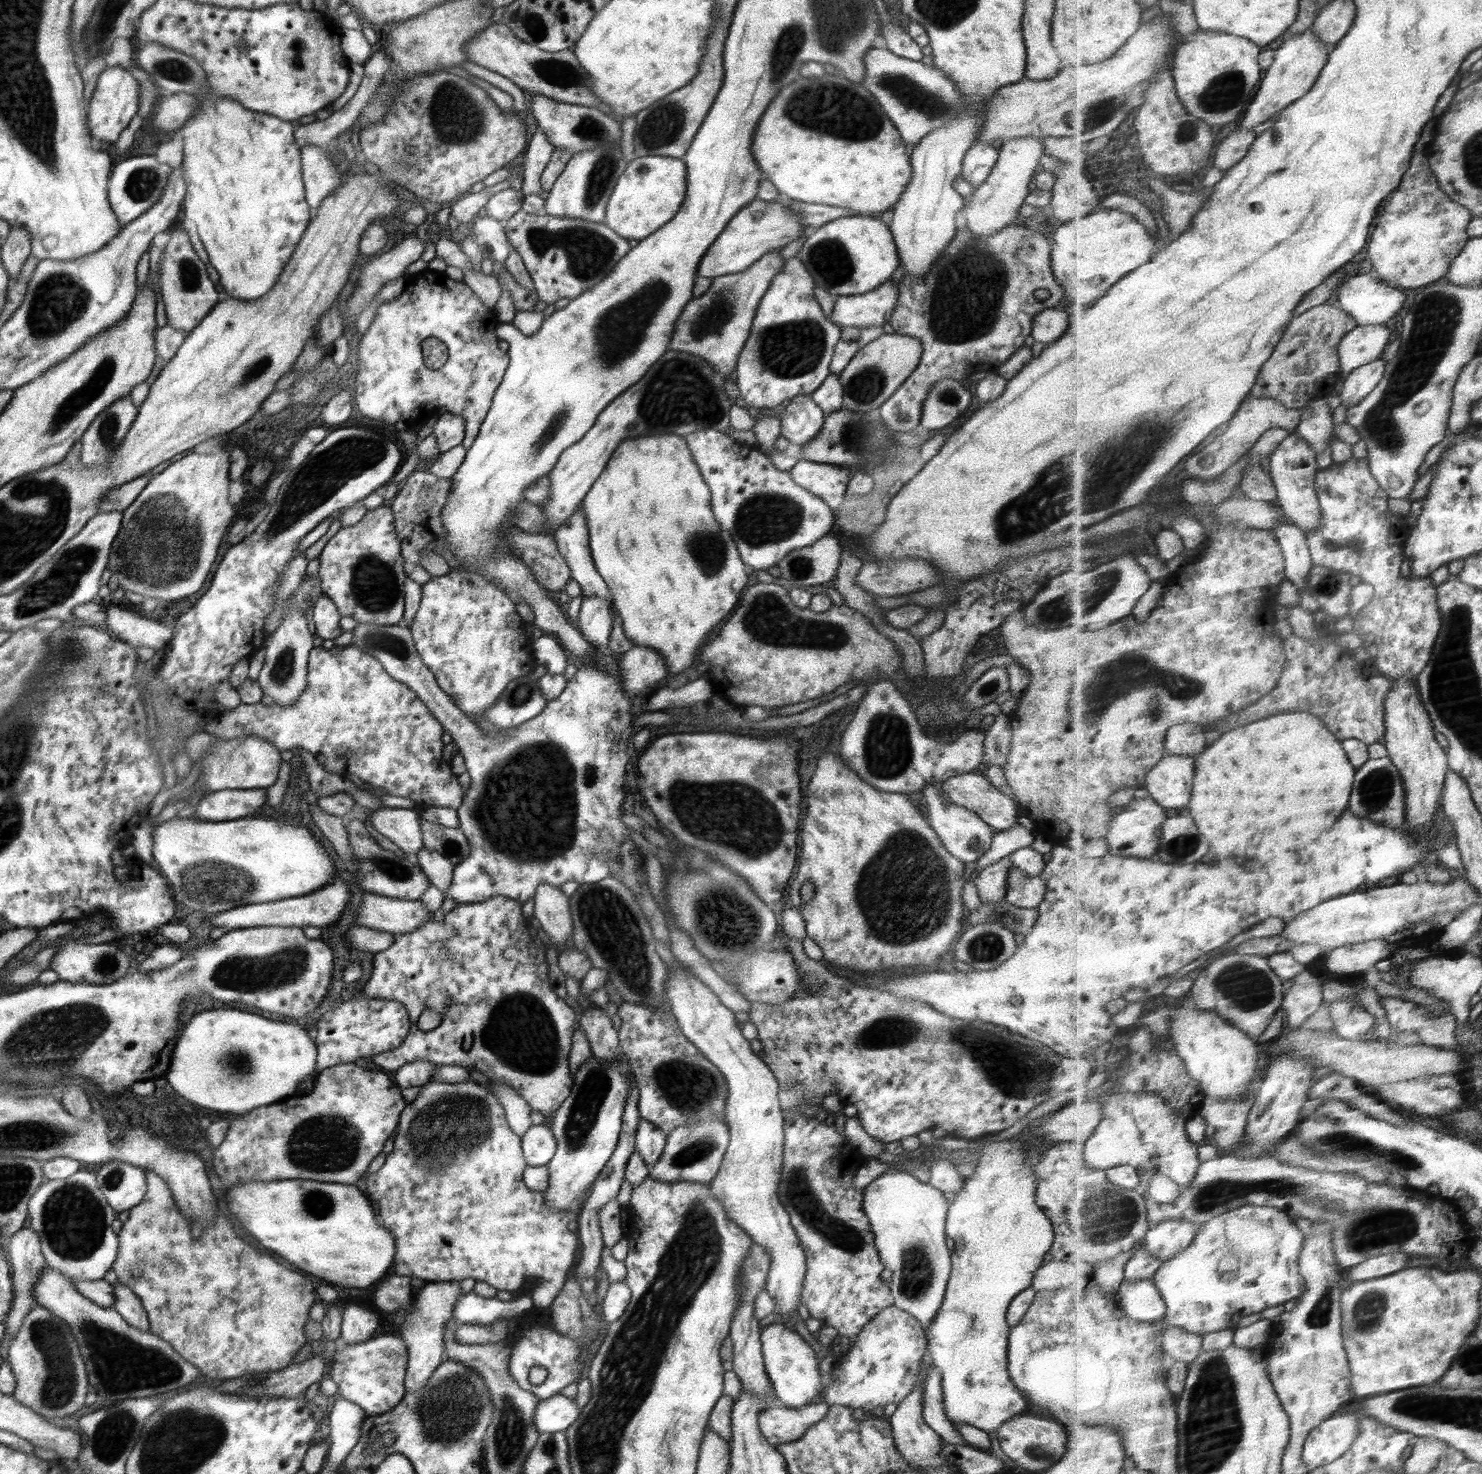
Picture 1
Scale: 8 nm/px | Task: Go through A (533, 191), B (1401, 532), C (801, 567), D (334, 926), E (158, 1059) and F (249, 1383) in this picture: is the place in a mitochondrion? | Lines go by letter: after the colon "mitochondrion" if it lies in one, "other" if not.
A: other
B: other
C: mitochondrion
D: other
E: other
F: mitochondrion

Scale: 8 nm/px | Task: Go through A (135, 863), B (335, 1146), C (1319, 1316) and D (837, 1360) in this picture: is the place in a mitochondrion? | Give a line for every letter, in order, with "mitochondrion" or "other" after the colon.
A: other
B: mitochondrion
C: mitochondrion
D: other

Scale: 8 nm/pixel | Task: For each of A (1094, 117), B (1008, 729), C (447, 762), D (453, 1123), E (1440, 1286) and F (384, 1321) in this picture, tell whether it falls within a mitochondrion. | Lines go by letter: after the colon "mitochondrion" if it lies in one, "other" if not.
A: mitochondrion
B: other
C: other
D: mitochondrion
E: other
F: other

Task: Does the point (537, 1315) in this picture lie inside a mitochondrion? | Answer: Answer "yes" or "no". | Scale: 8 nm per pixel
no

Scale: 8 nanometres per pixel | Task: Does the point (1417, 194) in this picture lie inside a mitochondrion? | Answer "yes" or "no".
no

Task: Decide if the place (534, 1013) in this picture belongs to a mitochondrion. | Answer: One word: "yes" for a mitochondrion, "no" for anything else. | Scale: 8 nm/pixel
yes

